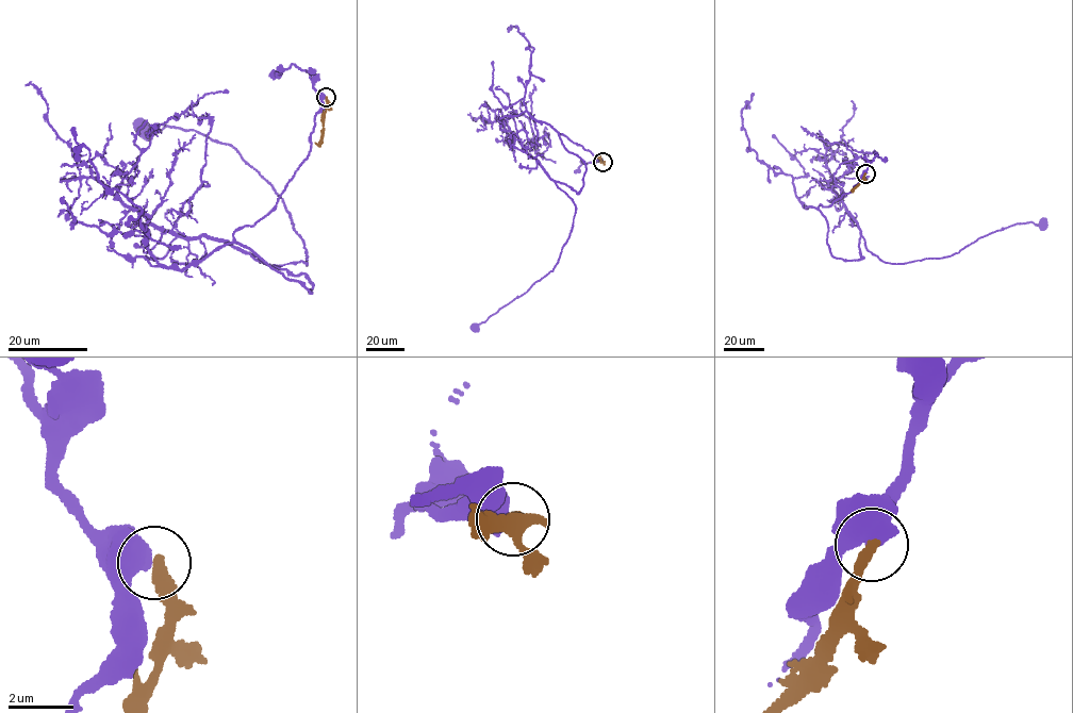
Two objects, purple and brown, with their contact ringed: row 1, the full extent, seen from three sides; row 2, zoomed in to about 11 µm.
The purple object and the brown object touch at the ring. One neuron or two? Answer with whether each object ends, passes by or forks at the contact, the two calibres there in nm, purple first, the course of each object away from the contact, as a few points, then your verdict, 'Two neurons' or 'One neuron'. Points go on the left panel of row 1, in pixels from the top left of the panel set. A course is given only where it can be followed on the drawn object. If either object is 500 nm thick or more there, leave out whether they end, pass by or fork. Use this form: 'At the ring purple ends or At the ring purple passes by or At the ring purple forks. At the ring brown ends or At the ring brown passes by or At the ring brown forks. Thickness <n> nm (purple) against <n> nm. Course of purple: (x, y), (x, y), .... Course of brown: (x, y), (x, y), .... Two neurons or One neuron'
Thickness 650 nm (purple) against 380 nm. Course of purple: (325, 97), (309, 154), (233, 237), (311, 293), (251, 254), (307, 265), (282, 199), (236, 150), (145, 133). Course of brown: (326, 97), (322, 138), (315, 142). Two neurons

